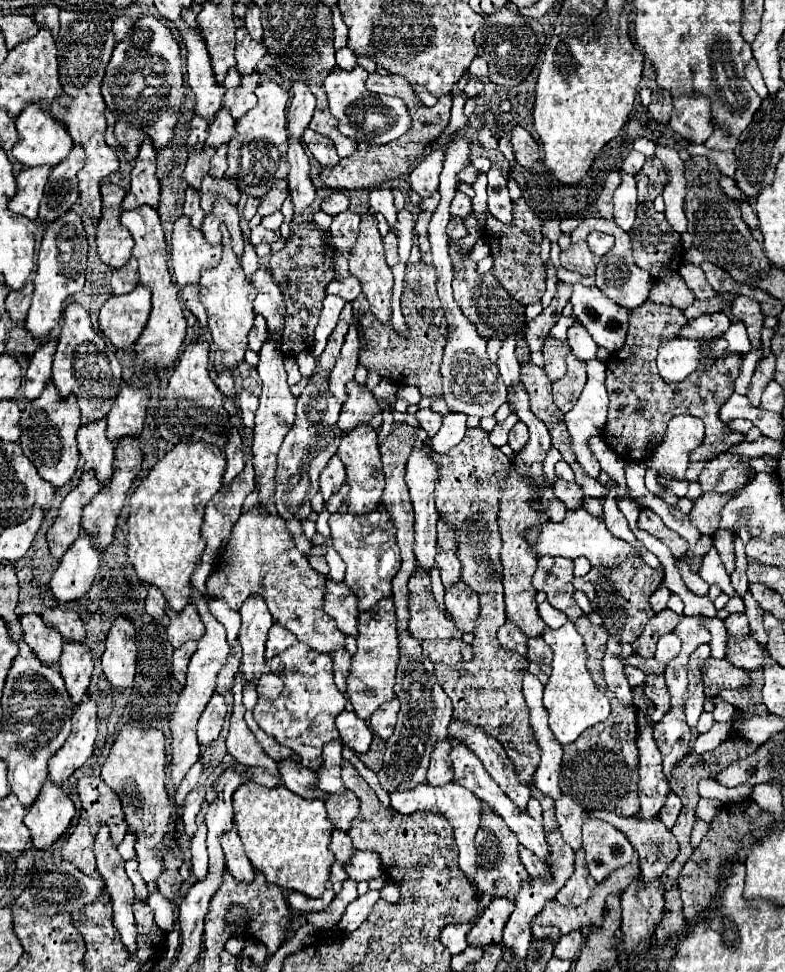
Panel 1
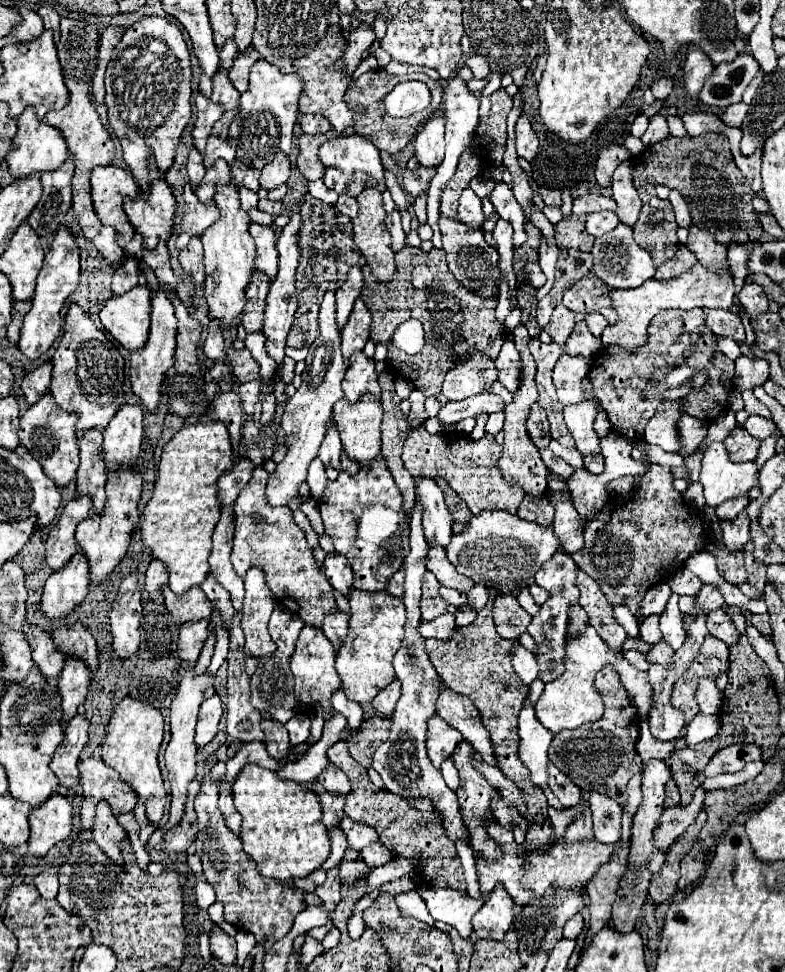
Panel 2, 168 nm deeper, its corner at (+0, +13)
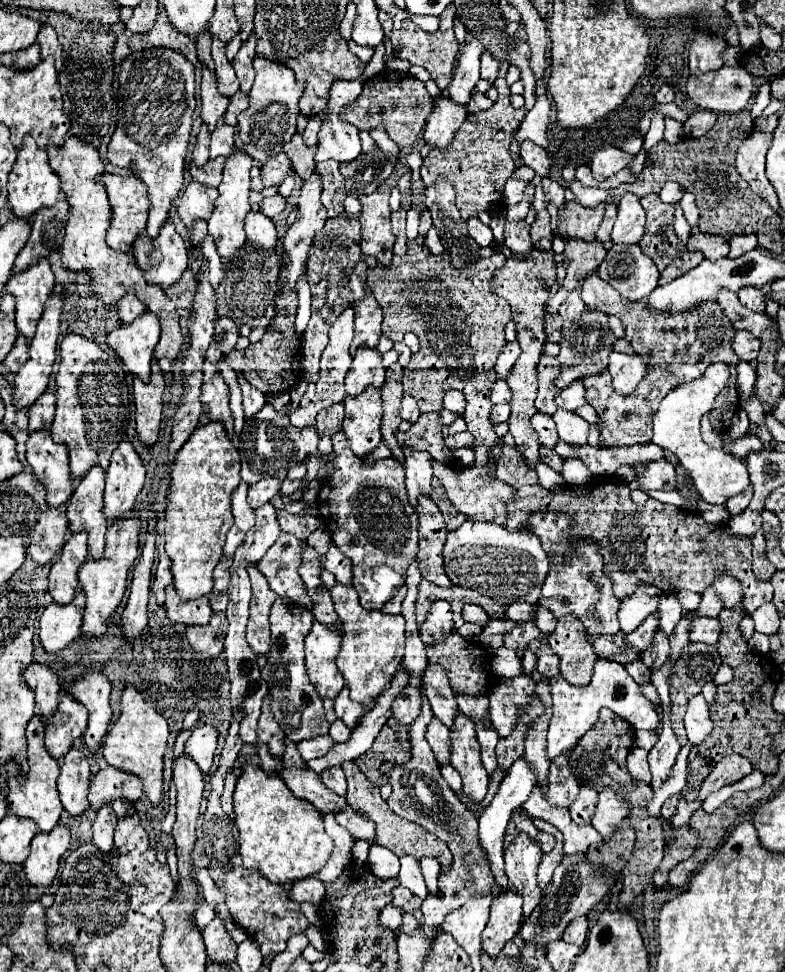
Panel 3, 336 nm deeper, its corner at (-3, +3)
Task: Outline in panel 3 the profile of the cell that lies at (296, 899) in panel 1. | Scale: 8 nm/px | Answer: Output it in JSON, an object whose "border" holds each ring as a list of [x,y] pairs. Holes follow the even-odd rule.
{"border":[[[314,876],[298,880],[292,886],[292,890],[290,890],[292,900],[296,900],[296,902],[310,902],[310,904],[316,904],[316,906],[322,904],[324,894],[326,894],[324,884],[318,878],[314,878]]]}

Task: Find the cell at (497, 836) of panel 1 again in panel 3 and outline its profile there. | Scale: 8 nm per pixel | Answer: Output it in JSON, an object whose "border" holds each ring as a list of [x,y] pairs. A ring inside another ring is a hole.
{"border":[[[458,714],[452,728],[452,760],[450,764],[462,776],[462,792],[474,804],[482,802],[488,790],[488,774],[480,760],[480,744],[474,732],[474,722]]]}

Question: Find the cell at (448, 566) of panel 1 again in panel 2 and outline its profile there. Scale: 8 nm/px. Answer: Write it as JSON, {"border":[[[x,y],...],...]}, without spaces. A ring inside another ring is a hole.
{"border":[[[419,478],[415,486],[415,504],[423,508],[423,530],[427,540],[437,540],[441,546],[449,544],[451,530],[451,514],[445,508],[443,492],[435,484],[433,478]]]}

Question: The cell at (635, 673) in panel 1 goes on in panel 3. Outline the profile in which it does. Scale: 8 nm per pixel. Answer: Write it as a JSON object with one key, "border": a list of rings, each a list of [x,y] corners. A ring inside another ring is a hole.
{"border":[[[634,660],[630,664],[626,664],[626,670],[628,674],[638,682],[638,684],[648,684],[650,682],[650,668],[642,662],[642,660]]]}

